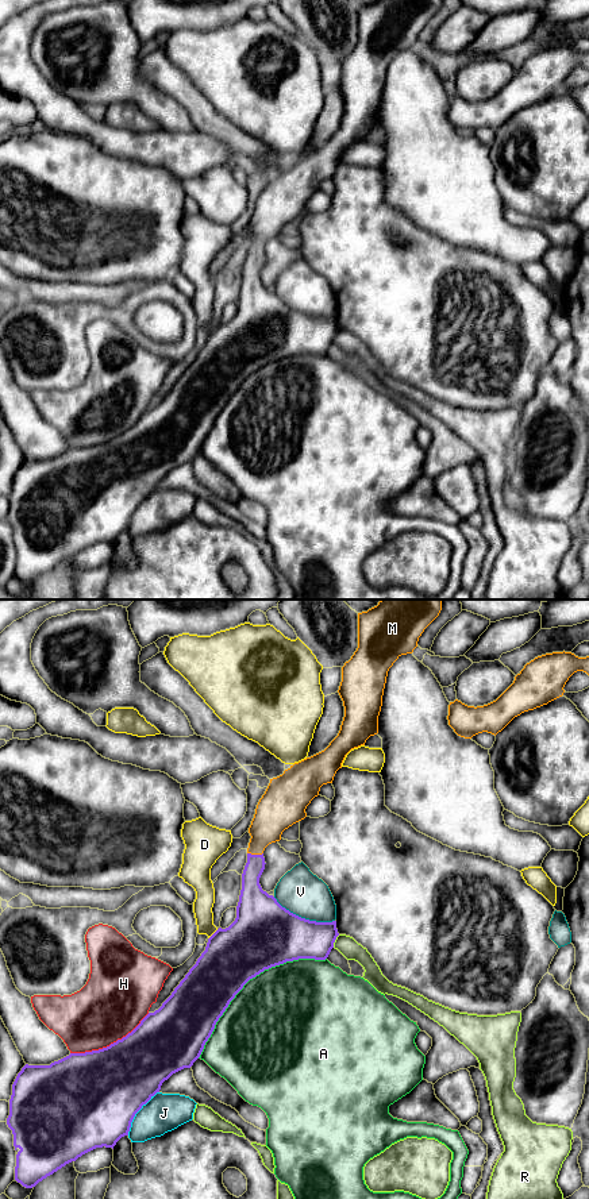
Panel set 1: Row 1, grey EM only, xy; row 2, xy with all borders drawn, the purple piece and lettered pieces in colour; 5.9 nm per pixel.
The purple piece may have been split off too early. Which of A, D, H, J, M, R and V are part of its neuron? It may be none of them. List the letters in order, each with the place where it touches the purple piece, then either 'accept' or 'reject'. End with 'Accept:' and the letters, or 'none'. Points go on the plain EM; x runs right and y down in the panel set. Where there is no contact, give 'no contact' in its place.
A: meets purple in xy at (249, 374); reject
D: meets purple in xy at (212, 330); reject
H: meets purple in xy at (111, 439); reject
J: meets purple in xy at (137, 507); reject
M: meets purple in xy at (255, 250); accept
R: meets purple in xy at (334, 336); reject
V: meets purple in xy at (304, 313); reject
Accept: M

